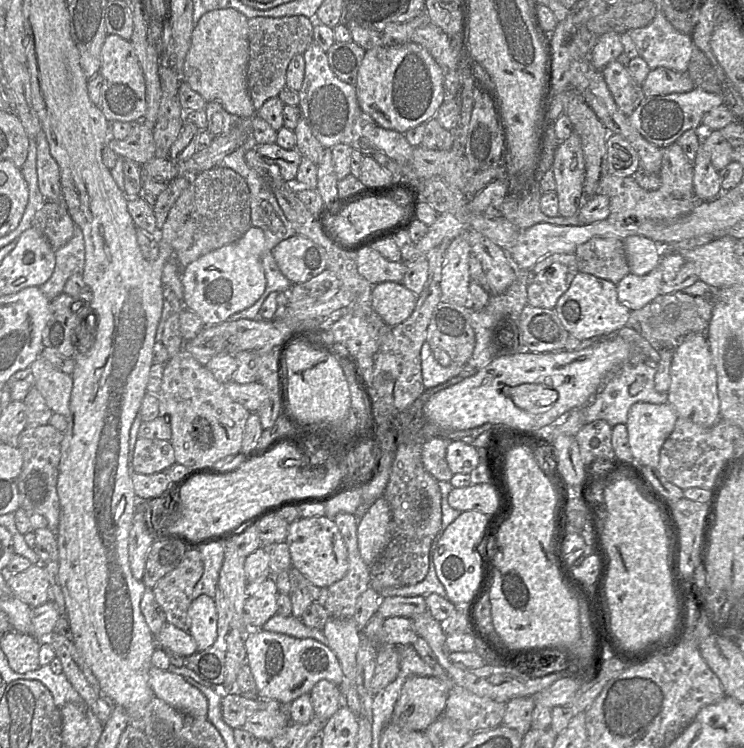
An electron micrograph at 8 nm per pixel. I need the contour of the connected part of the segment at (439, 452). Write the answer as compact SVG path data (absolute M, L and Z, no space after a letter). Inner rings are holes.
M434 437L422 445L422 462L425 469L438 481L450 481L453 473L446 460L446 450L453 440Z

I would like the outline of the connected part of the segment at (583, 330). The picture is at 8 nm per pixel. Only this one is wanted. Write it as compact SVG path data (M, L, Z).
M582 272L574 277L569 288L558 299L553 309L562 326L578 340L586 340L620 330L626 325L631 313L631 310L619 301L615 283Z

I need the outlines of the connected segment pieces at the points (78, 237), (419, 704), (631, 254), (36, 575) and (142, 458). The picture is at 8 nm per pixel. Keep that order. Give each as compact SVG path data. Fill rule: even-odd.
M76 225L69 242L55 250L55 267L51 277L39 288L50 300L63 292L68 278L82 274L85 264L84 238L81 229Z
M410 677L400 691L390 723L403 731L424 731L444 713L450 690L438 677Z
M641 235L628 236L623 243L631 274L646 275L658 267L663 255L658 243Z
M32 564L23 572L9 575L7 585L21 601L32 608L49 601L48 577L42 564Z
M138 436L132 458L133 472L139 474L163 472L175 462L174 449L169 441Z

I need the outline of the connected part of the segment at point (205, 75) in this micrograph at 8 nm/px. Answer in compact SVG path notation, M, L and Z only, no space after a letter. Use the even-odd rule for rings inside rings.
M219 8L206 12L194 26L190 49L184 69L183 81L198 92L206 102L220 104L227 112L241 118L256 114L247 81L249 61L248 19L232 8Z

